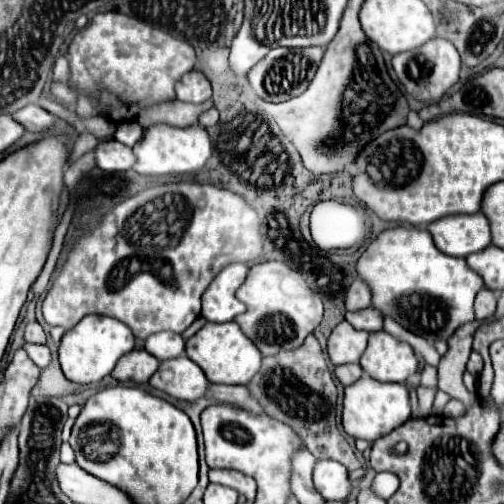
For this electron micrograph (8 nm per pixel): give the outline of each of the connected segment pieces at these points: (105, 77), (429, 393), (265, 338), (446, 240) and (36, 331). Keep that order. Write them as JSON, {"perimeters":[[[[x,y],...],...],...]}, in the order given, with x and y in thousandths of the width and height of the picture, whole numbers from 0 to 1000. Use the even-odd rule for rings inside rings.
{"perimeters":[[[[194,24],[175,52],[151,63],[147,79],[135,91],[135,115],[139,115],[139,155],[135,163],[111,163],[103,159],[99,187],[107,198],[135,214],[151,214],[155,194],[171,190],[187,198],[210,234],[222,242],[258,242],[266,238],[286,214],[298,214],[317,202],[333,202],[349,194],[345,171],[349,163],[385,135],[389,107],[385,95],[357,75],[337,71],[333,63],[306,56],[282,40],[258,36],[238,24]]],[[[829,766],[829,806],[833,806],[833,825],[821,825],[821,829],[845,829],[845,825],[853,825],[861,782],[865,782],[865,770]]],[[[563,520],[504,524],[468,587],[488,603],[488,619],[468,627],[464,635],[472,639],[480,659],[496,675],[504,675],[520,706],[544,706],[560,694],[583,694],[599,687],[607,667],[623,659],[643,623],[639,591],[615,575],[607,552],[595,540],[579,536]]],[[[952,421],[940,429],[885,429],[849,444],[849,460],[857,464],[865,492],[909,512],[925,512],[976,484],[972,440]]],[[[71,635],[52,643],[52,651],[48,651],[48,671],[52,671],[52,679],[67,679],[67,683],[91,683],[91,663],[87,663],[83,647],[79,647]]]]}

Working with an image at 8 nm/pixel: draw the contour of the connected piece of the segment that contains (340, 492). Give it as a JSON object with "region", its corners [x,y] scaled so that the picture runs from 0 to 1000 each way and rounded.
{"region":[[[635,913],[619,937],[627,972],[643,984],[643,992],[687,992],[694,980],[690,937],[675,917]]]}

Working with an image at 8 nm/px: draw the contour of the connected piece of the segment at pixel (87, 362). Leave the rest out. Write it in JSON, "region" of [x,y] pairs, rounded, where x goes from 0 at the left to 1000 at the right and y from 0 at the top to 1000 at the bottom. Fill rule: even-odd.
{"region":[[[183,623],[183,627],[171,627],[167,635],[159,635],[143,655],[135,655],[123,667],[115,702],[119,702],[119,722],[127,734],[127,746],[139,758],[183,762],[183,758],[198,758],[206,746],[214,746],[226,734],[230,718],[262,694],[266,694],[266,663],[250,643],[242,643],[230,631]]]}

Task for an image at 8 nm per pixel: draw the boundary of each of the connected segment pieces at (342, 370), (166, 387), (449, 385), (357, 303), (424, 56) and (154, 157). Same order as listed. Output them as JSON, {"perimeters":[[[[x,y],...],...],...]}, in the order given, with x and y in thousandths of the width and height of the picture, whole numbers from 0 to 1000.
{"perimeters":[[[[683,722],[683,726],[667,726],[663,742],[671,746],[671,754],[675,754],[683,766],[694,766],[694,762],[702,762],[702,754],[710,754],[722,738],[718,738],[718,726],[714,726],[714,722]]],[[[369,706],[321,718],[313,738],[298,750],[298,762],[369,798],[389,798],[405,790],[417,770],[417,758],[405,746],[401,730]]],[[[944,635],[940,643],[929,643],[925,651],[909,651],[897,675],[889,675],[893,690],[885,706],[877,706],[877,722],[869,726],[869,750],[873,750],[869,770],[893,782],[893,790],[913,794],[925,806],[925,813],[944,802],[944,782],[925,774],[917,758],[917,742],[925,734],[925,718],[937,698],[937,675],[940,675],[940,659],[948,643],[956,639]]],[[[706,552],[698,560],[698,567],[690,571],[687,611],[690,615],[718,615],[718,611],[734,611],[734,607],[738,607],[738,575],[718,552]]],[[[861,75],[861,79],[845,83],[837,95],[786,107],[778,115],[778,131],[782,131],[782,143],[794,159],[794,167],[806,179],[806,187],[849,210],[849,206],[873,202],[877,190],[909,163],[917,123],[913,123],[913,111],[909,111],[909,99],[901,95],[901,87],[893,87],[881,75]]],[[[306,246],[290,254],[286,274],[262,294],[270,310],[266,341],[286,345],[286,349],[329,349],[329,345],[373,345],[373,341],[393,341],[405,333],[405,325],[421,310],[421,282],[397,246],[373,250],[373,254],[345,254],[329,246]]]]}

